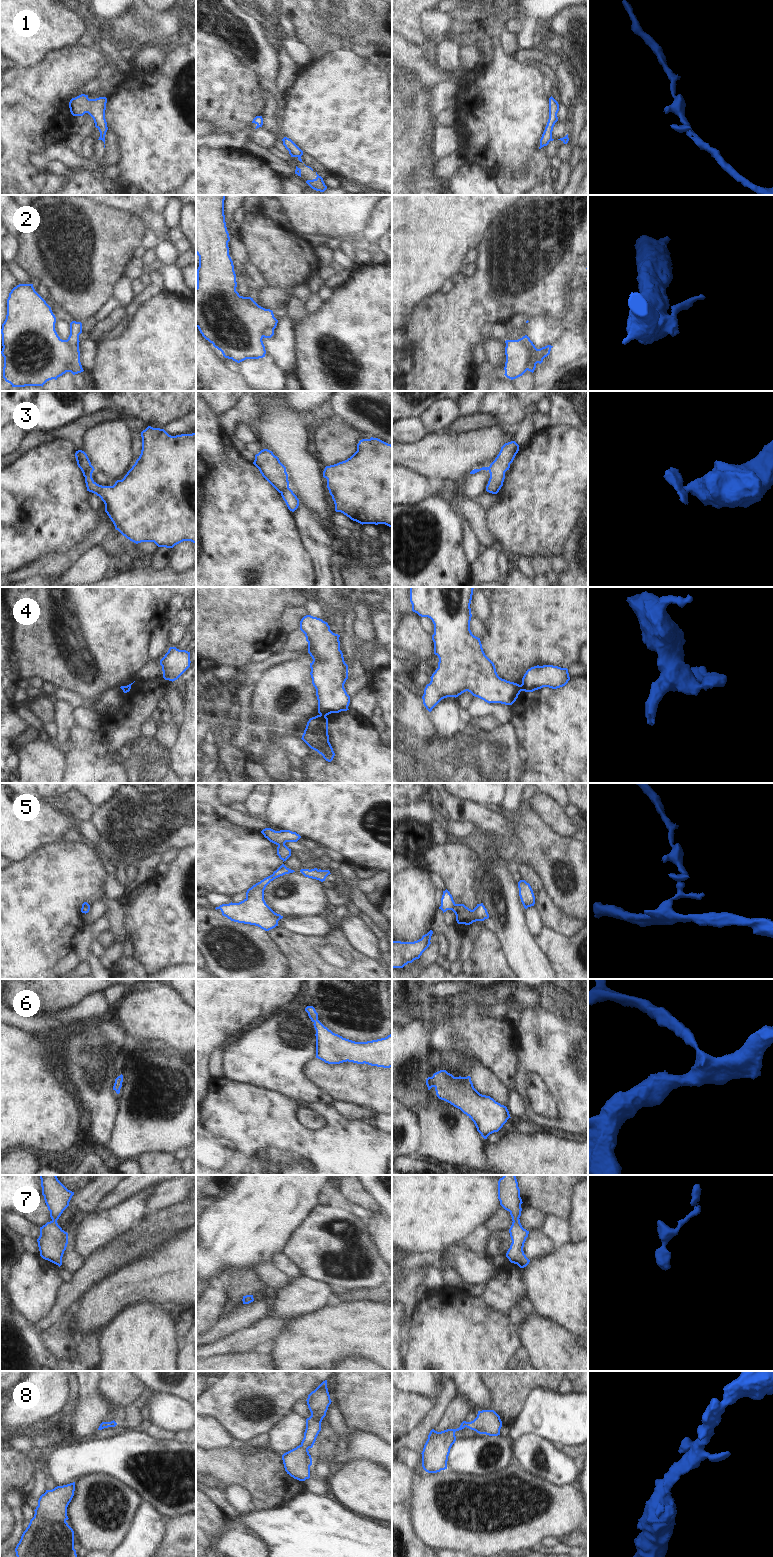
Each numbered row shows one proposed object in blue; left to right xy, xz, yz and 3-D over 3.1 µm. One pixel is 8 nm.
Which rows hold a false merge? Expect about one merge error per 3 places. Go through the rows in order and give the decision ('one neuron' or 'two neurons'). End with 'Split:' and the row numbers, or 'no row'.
1: two neurons
2: two neurons
3: two neurons
4: two neurons
5: two neurons
6: one neuron
7: one neuron
8: one neuron
Split: 1, 2, 3, 4, 5

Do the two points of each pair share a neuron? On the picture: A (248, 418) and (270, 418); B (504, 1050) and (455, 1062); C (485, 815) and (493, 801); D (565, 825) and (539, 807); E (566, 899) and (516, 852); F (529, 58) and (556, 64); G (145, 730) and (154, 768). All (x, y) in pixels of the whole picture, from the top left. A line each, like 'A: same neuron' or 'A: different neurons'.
A: different neurons
B: same neuron
C: different neurons
D: same neuron
E: same neuron
F: same neuron
G: same neuron

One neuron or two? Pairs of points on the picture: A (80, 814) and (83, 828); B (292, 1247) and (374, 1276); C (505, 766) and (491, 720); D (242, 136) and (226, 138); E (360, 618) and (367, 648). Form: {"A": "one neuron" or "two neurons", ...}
{"A": "two neurons", "B": "one neuron", "C": "one neuron", "D": "one neuron", "E": "two neurons"}

